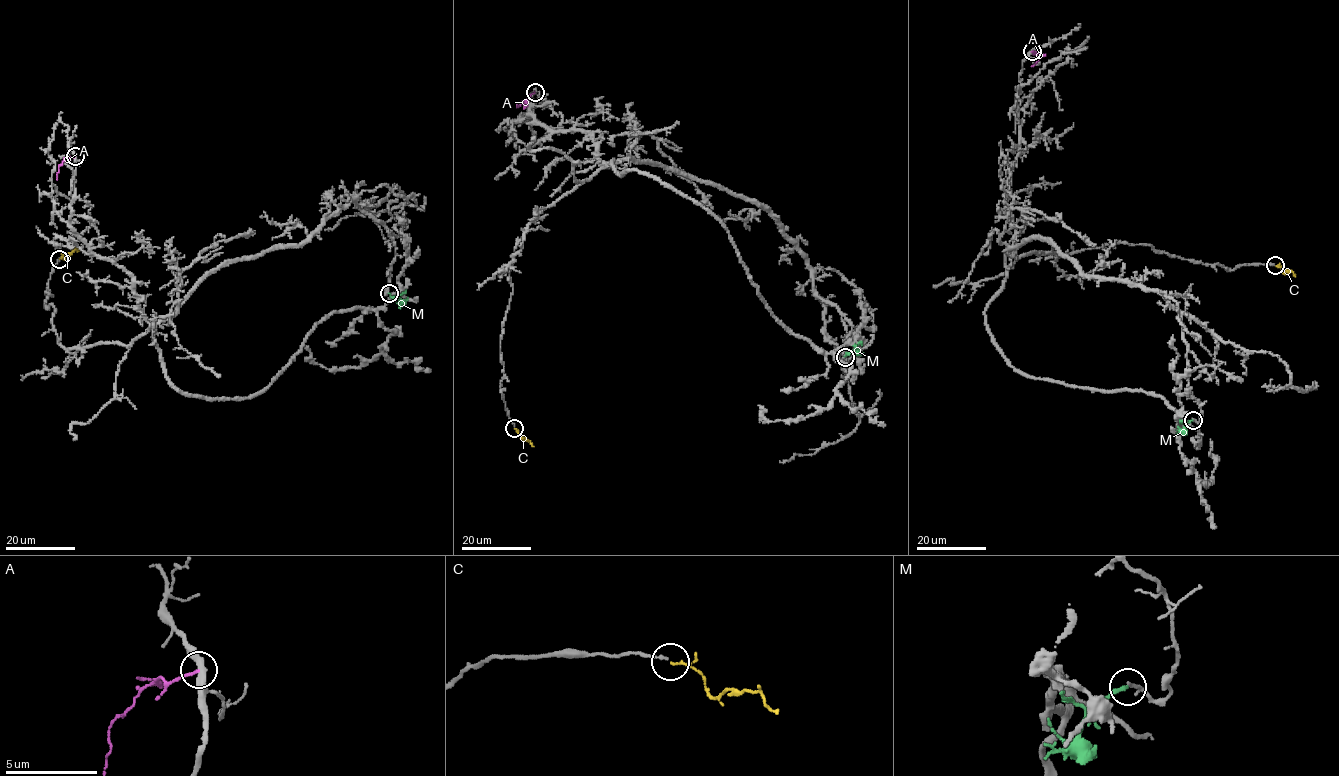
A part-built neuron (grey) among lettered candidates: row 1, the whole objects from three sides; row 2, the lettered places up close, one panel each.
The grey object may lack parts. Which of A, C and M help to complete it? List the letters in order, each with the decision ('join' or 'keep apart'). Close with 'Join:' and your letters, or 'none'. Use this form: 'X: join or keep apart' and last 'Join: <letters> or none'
A: keep apart
C: join
M: keep apart
Join: C

